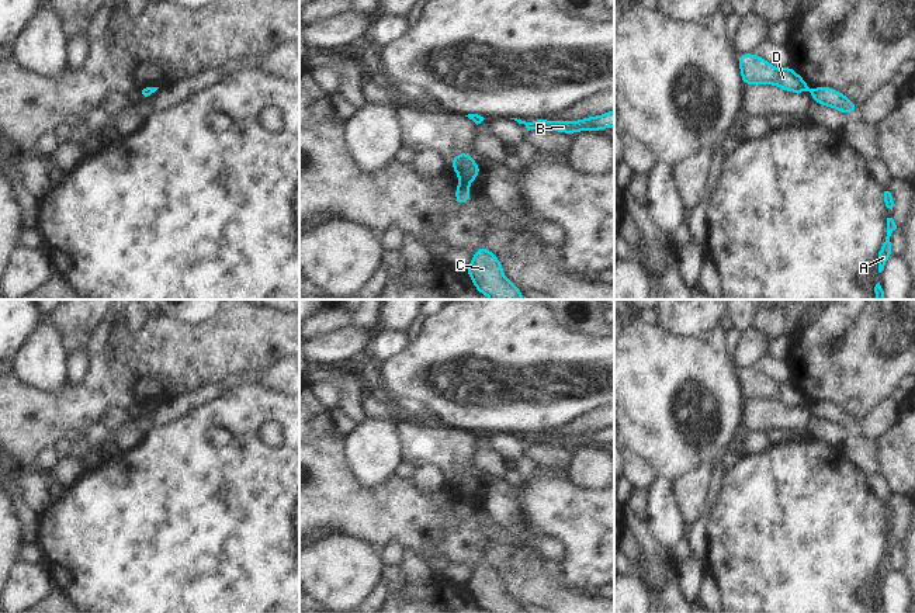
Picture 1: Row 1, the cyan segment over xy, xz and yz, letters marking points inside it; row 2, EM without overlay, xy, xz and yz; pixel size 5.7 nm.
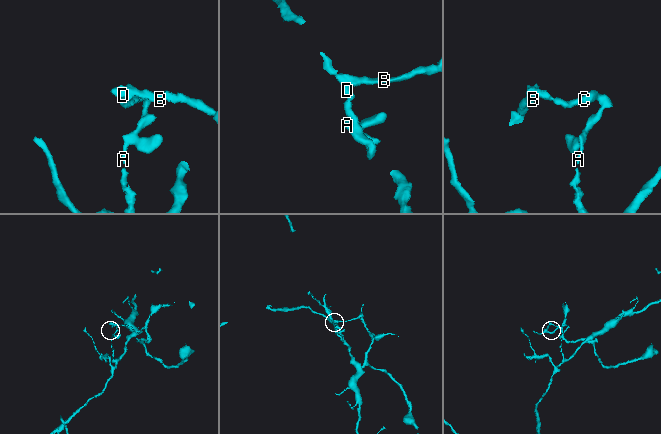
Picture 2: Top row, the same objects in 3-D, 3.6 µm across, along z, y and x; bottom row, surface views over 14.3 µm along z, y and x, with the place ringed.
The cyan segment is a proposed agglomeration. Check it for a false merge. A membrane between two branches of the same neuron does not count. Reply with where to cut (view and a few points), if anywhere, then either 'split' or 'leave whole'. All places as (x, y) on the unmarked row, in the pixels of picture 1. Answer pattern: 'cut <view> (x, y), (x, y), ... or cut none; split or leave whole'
cut xz (460, 495), (467, 499); split

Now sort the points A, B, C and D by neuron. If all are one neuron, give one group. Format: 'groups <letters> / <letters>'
groups A C / B D

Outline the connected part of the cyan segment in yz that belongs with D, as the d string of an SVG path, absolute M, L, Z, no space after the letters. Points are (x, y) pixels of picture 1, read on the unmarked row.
M739 368L738 380L744 401L773 399L790 408L804 408L811 405L805 395L794 387L791 381L777 384L755 368Z

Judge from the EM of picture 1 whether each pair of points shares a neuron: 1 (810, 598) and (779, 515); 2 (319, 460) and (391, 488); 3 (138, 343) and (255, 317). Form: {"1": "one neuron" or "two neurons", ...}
{"1": "one neuron", "2": "one neuron", "3": "one neuron"}

